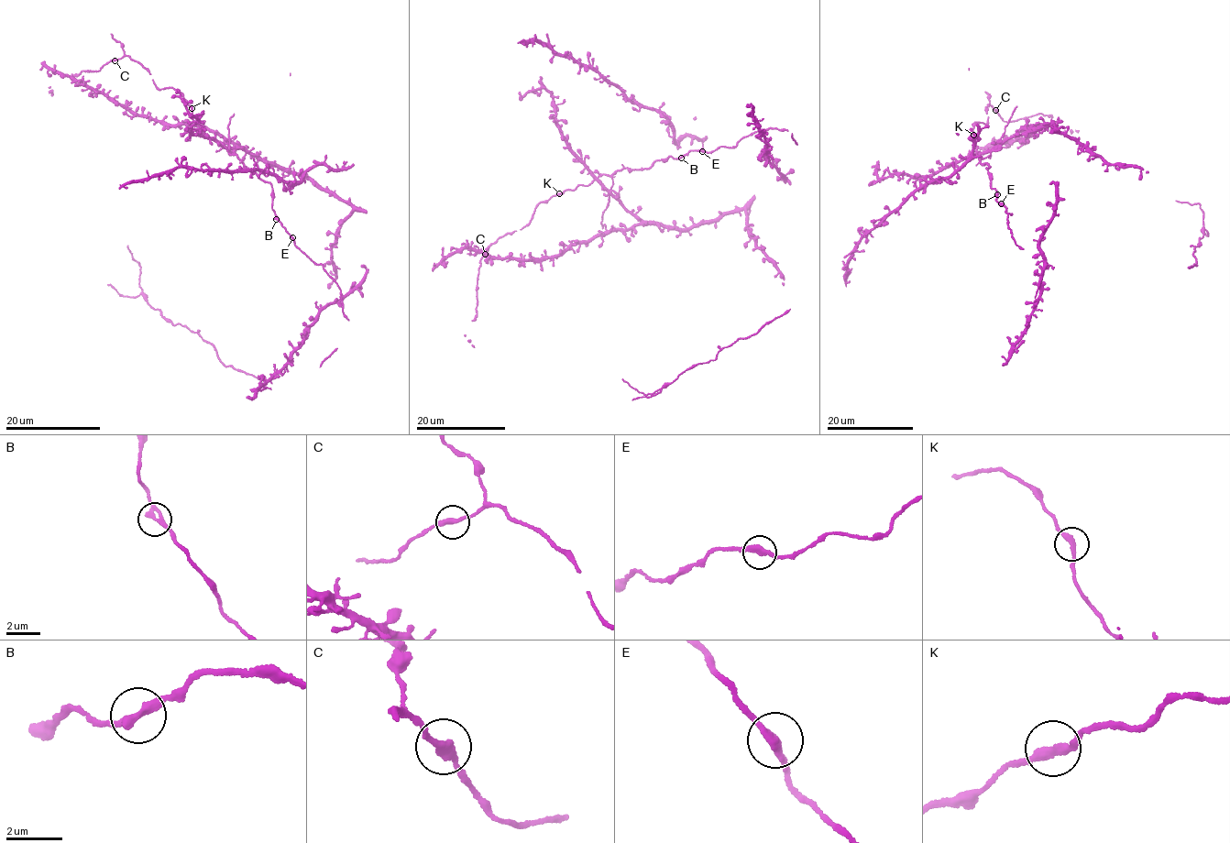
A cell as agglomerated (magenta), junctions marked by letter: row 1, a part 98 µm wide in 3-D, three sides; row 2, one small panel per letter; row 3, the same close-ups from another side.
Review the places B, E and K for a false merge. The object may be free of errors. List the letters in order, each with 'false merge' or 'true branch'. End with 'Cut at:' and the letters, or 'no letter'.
B: true branch
E: true branch
K: true branch
Cut at: no letter

